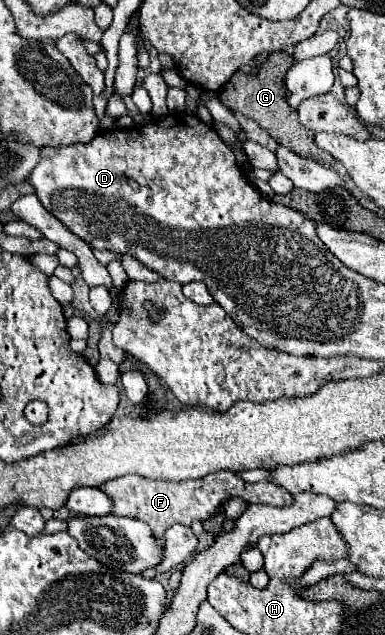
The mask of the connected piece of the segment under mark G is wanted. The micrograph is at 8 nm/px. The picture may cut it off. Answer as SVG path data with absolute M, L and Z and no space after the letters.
M286 51L274 53L270 55L270 59L258 69L256 75L244 75L244 73L234 73L232 79L220 89L218 97L220 101L234 113L240 113L248 119L254 119L260 127L264 127L280 145L284 145L286 149L306 157L306 159L314 159L318 163L334 163L332 155L322 151L320 147L316 147L314 143L314 133L308 131L300 121L296 111L288 105L288 91L286 91L286 71L294 65L294 57L288 55Z

